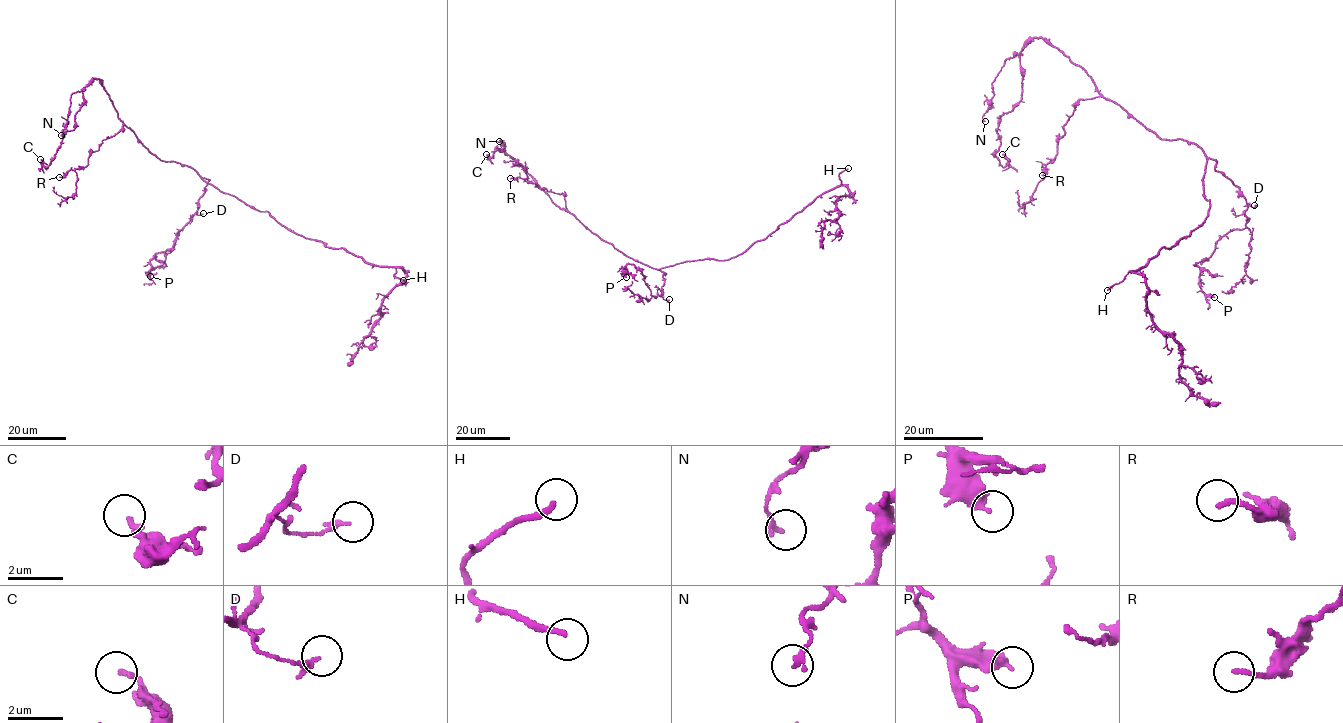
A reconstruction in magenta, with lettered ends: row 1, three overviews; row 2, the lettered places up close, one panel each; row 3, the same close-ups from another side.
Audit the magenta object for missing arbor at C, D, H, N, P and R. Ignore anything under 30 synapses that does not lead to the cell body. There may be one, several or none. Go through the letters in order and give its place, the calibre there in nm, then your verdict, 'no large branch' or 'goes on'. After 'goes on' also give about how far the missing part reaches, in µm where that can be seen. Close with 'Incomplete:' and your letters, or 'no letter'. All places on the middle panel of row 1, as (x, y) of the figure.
C: place (486, 154); calibre 170 nm; no large branch
D: place (669, 299); calibre 200 nm; no large branch
H: place (848, 168); calibre 200 nm; goes on; missing 25 µm
N: place (499, 141); calibre 190 nm; no large branch
P: place (626, 277); calibre 360 nm; no large branch
R: place (510, 178); calibre 180 nm; no large branch
Incomplete: H

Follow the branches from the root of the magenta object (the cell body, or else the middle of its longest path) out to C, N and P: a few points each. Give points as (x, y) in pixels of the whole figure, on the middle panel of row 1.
C: (679, 263), (654, 269), (626, 256), (559, 208), (503, 149), (496, 148), (490, 157), (486, 154)
N: (679, 263), (654, 269), (626, 256), (555, 204), (537, 181), (505, 155), (504, 146), (499, 141)
P: (679, 263), (659, 269), (665, 273), (660, 296), (652, 296), (644, 276), (633, 264), (622, 267), (626, 277)

